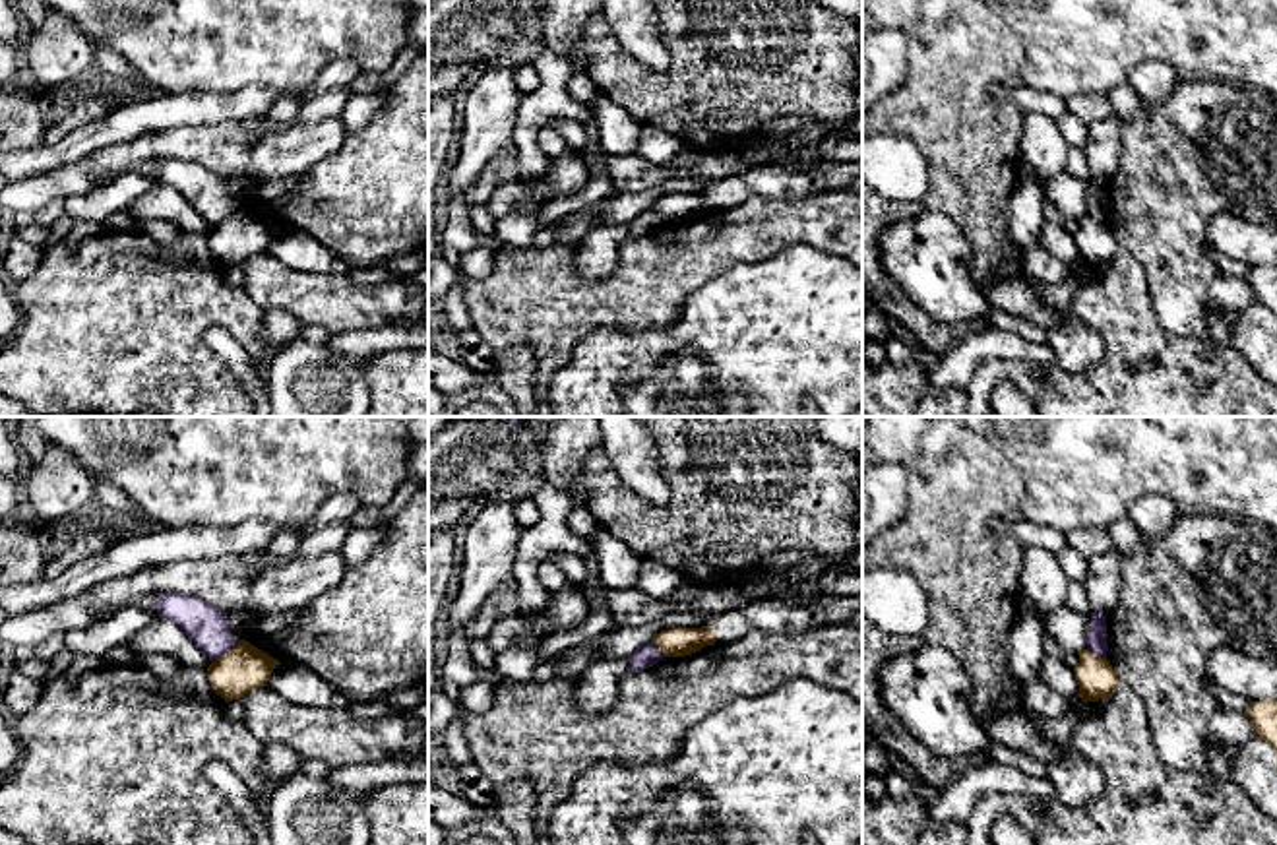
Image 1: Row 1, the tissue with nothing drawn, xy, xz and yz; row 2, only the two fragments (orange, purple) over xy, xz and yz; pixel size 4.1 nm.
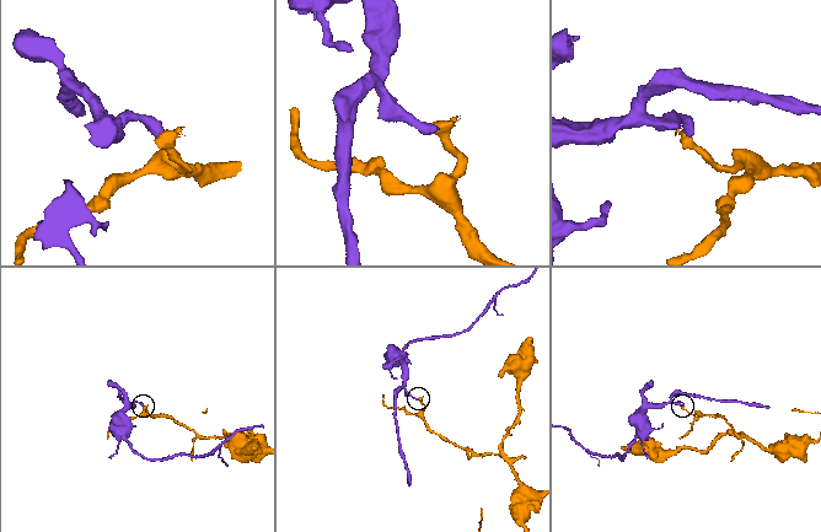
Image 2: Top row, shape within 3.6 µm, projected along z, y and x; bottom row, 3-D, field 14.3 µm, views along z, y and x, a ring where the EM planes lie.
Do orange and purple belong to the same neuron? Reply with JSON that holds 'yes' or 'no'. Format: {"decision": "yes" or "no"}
{"decision": "no"}

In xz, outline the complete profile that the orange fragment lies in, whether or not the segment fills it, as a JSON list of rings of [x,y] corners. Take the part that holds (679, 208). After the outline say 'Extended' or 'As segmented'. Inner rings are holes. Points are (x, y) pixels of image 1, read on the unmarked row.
[[[672,194],[663,196],[655,202],[653,209],[663,217],[665,223],[686,223],[700,217],[705,211],[715,209],[715,196],[701,194]]]. As segmented

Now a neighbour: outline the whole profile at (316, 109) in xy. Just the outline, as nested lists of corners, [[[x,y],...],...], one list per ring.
[[[333,87],[322,95],[306,99],[300,107],[298,118],[291,126],[320,124],[331,116],[341,116],[351,95],[351,87]]]

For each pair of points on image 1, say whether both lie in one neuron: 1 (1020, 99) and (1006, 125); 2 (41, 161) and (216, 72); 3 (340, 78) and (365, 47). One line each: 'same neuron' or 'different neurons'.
1: different neurons
2: different neurons
3: different neurons

